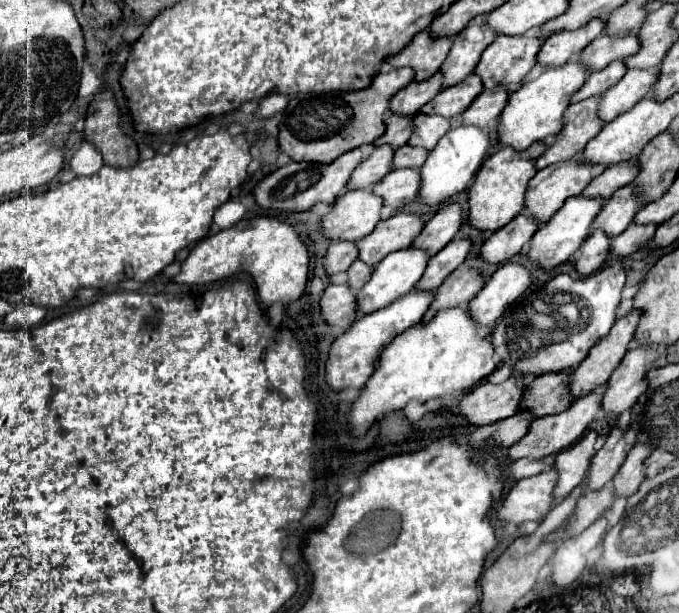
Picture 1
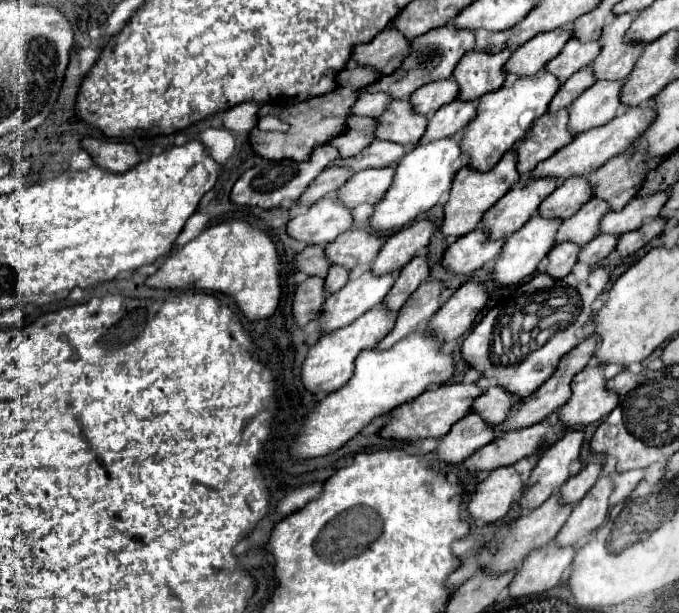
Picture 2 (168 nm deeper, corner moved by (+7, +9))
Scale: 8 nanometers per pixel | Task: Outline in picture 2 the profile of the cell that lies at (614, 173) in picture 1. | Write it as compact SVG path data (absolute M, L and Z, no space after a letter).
M568 178L564 180L562 186L554 190L542 204L538 212L558 212L558 216L574 216L588 200L594 198L594 188L592 184L584 178Z

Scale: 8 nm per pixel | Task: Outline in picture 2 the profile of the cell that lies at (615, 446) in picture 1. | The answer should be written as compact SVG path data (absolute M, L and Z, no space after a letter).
M588 464L584 466L576 476L568 478L566 484L560 488L562 494L562 502L578 502L584 498L584 494L594 486L594 482L598 480L602 472L602 464Z

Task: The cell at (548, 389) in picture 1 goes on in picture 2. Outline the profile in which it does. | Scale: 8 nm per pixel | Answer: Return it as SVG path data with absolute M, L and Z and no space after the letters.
M490 386L478 402L474 402L474 410L484 418L490 420L490 424L502 424L512 406L516 404L516 396L512 396L508 390L500 388L500 386Z

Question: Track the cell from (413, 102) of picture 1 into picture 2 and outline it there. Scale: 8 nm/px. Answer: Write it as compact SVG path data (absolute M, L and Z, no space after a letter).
M366 92L358 98L358 104L354 104L352 114L356 114L356 116L382 116L392 100L394 98L386 92Z

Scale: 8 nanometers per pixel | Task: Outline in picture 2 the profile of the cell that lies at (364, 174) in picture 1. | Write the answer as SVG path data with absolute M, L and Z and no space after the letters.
M348 166L326 168L326 172L322 172L322 176L318 176L318 180L306 190L306 196L302 196L302 200L298 200L298 204L314 204L322 196L334 196L338 192L338 188L344 186L352 174L354 172Z

